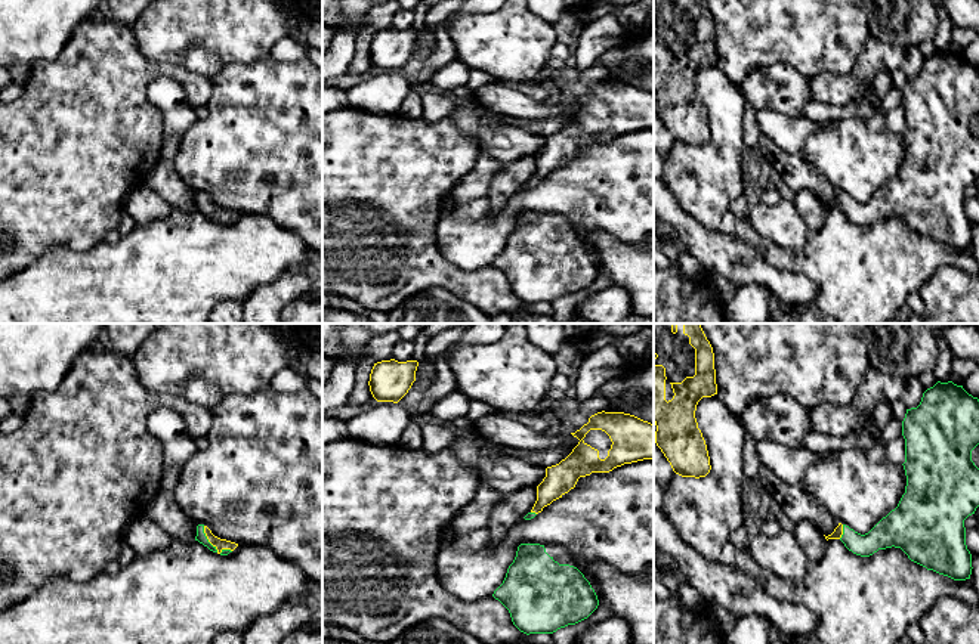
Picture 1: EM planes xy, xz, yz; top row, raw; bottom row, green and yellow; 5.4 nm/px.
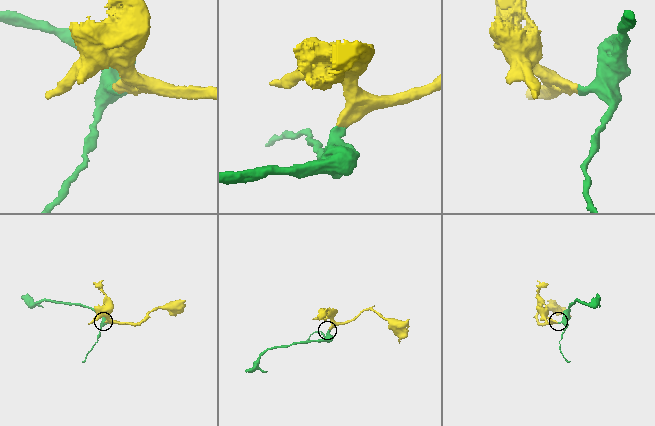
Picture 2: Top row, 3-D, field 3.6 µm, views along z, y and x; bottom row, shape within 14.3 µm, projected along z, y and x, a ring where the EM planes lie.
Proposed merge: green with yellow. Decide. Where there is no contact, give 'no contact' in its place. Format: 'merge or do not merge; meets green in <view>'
merge; meets green in xy

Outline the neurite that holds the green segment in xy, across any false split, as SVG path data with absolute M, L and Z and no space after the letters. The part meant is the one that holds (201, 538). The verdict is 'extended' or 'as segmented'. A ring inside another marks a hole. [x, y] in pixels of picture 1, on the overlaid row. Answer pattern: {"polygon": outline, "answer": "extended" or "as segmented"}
{"polygon": "M204 524L197 526L195 541L198 541L204 547L207 547L210 551L217 552L220 555L228 555L238 547L238 544L235 542L214 536L211 530Z", "answer": "extended"}

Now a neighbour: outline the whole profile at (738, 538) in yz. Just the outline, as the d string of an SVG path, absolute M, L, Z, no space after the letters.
M741 524L738 529L735 529L729 536L731 544L736 549L747 549L748 545L748 533L744 524Z

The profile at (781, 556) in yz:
M781 530L776 536L760 533L748 541L748 552L760 569L785 580L802 580L809 560L793 532Z

